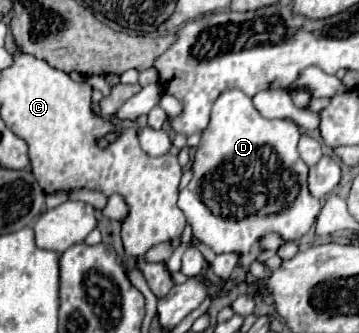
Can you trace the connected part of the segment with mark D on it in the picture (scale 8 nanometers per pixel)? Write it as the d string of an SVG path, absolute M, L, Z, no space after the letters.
M226 90L218 96L212 108L210 124L204 128L200 144L192 160L192 180L180 190L178 208L184 212L192 234L212 248L214 254L238 254L244 256L250 246L266 232L280 232L282 238L298 240L304 236L318 212L320 200L308 192L308 166L300 160L296 144L300 140L300 128L292 120L268 120L260 116L252 100L240 90Z

